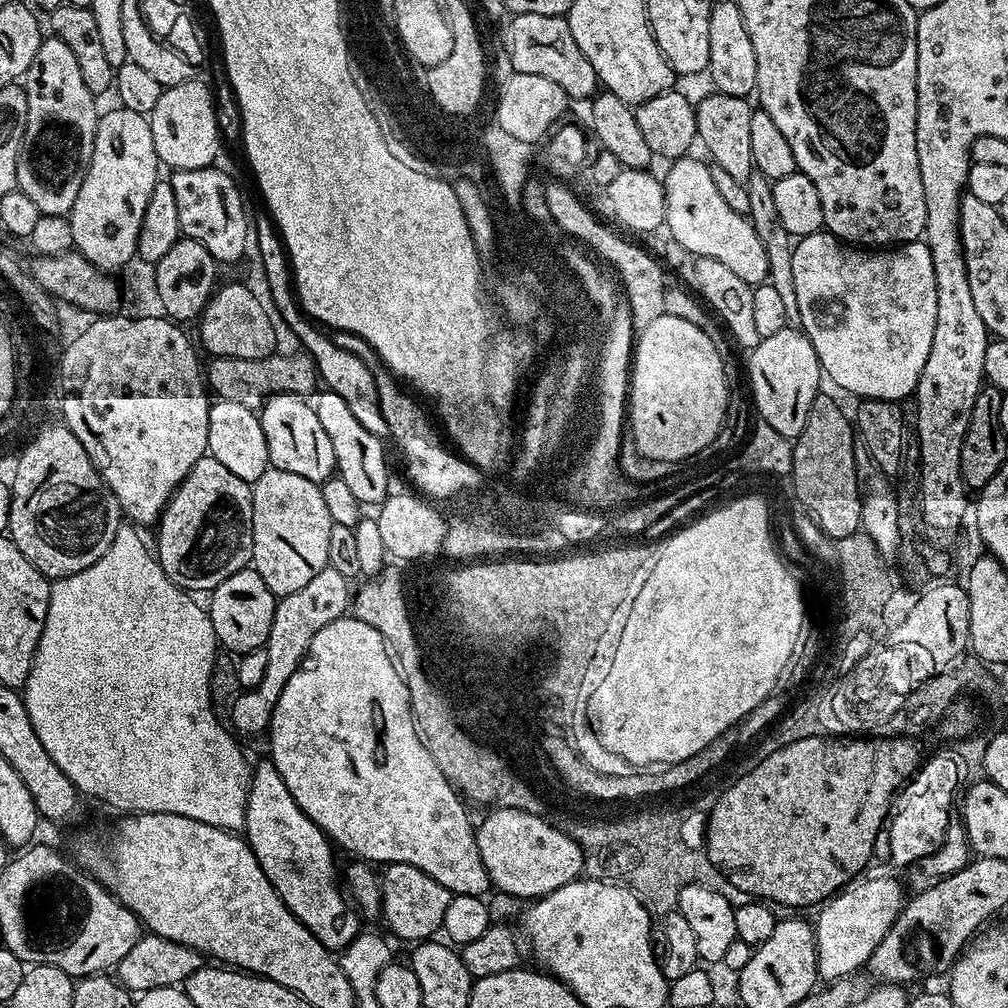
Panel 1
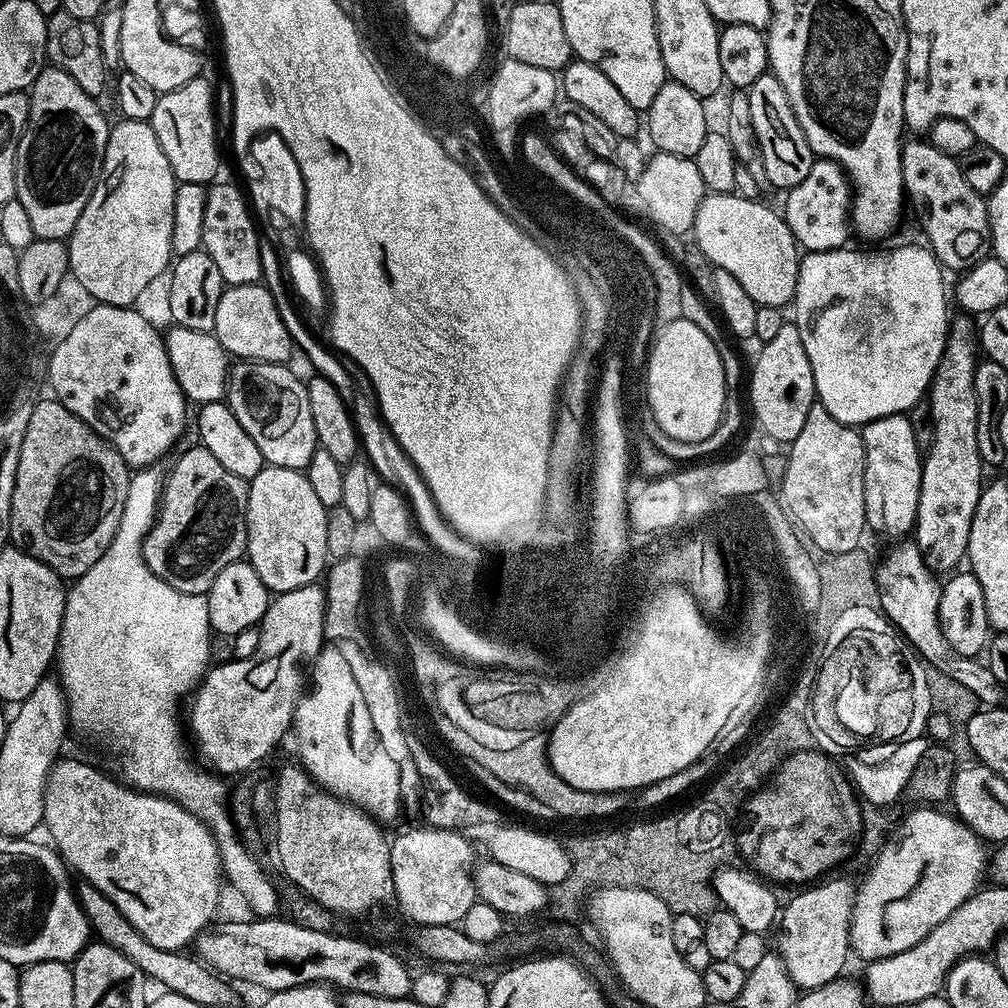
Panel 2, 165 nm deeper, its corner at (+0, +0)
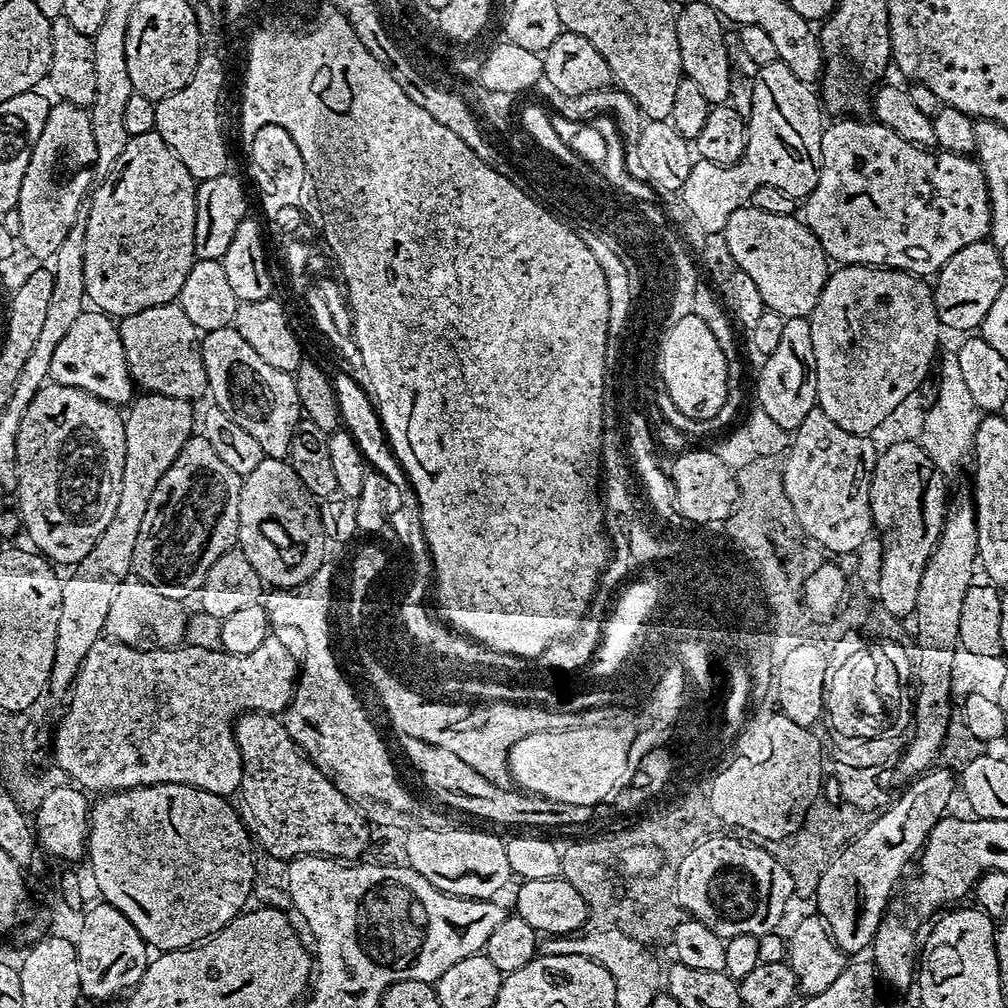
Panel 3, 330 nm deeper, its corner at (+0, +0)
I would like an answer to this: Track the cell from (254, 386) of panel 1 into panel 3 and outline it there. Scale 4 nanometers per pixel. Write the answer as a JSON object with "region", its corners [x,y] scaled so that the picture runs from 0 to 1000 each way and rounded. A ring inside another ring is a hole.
{"region":[[[172,300],[161,304],[149,304],[145,308],[137,308],[137,312],[129,312],[118,318],[119,338],[121,347],[125,351],[127,360],[127,372],[136,382],[139,381],[144,390],[156,393],[168,393],[178,397],[194,399],[198,392],[206,389],[206,376],[204,375],[204,363],[200,359],[198,350],[199,330],[185,315],[185,312],[179,307],[178,301]]]}

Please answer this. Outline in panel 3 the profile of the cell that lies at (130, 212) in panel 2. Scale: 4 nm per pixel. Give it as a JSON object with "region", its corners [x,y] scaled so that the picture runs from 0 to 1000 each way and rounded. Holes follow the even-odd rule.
{"region":[[[154,129],[128,135],[125,149],[121,149],[121,154],[108,171],[102,172],[100,179],[103,180],[94,184],[85,206],[87,219],[81,256],[84,295],[92,307],[112,315],[137,312],[137,308],[145,308],[149,304],[172,301],[178,295],[181,280],[185,280],[185,272],[188,272],[188,264],[195,259],[192,208],[196,180],[190,176],[188,169],[185,169],[185,165],[181,165],[181,161],[177,161],[177,153],[165,145],[159,132]]]}

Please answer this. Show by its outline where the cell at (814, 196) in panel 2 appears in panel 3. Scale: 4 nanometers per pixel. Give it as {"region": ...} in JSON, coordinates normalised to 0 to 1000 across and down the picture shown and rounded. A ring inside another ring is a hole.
{"region":[[[829,117],[824,121],[815,133],[812,185],[796,202],[796,217],[822,259],[833,264],[862,262],[864,266],[886,266],[925,276],[954,244],[962,244],[983,231],[978,177],[965,156],[914,147],[865,117]]]}

